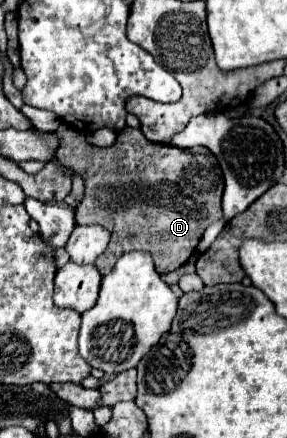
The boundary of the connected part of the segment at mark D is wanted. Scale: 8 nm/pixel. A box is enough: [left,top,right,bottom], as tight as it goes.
[56,123,224,275]

